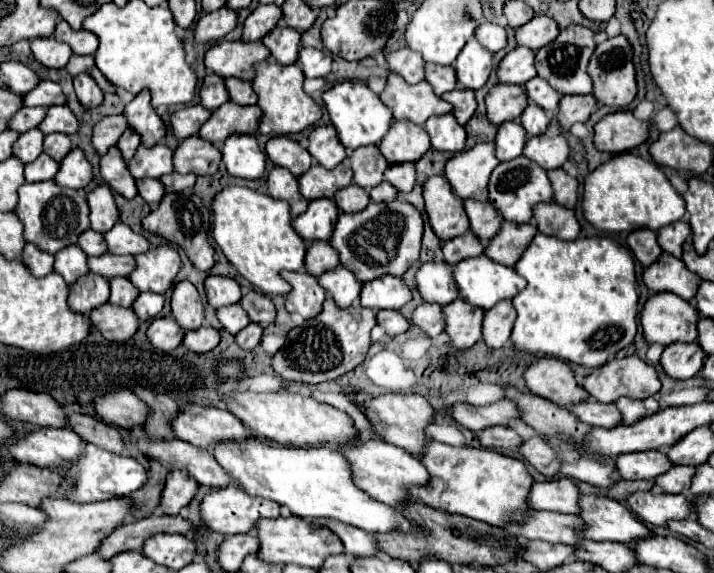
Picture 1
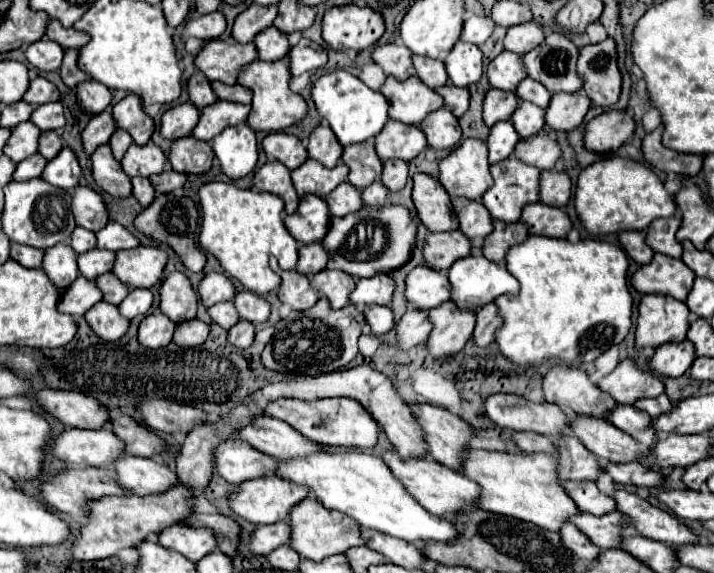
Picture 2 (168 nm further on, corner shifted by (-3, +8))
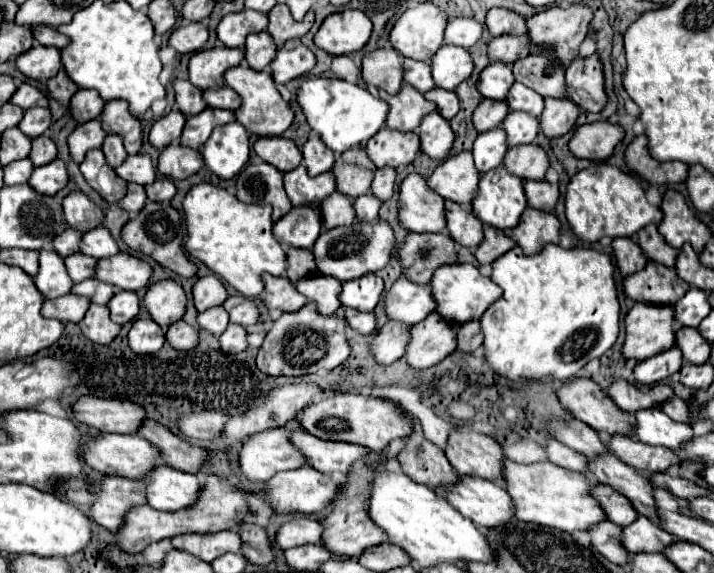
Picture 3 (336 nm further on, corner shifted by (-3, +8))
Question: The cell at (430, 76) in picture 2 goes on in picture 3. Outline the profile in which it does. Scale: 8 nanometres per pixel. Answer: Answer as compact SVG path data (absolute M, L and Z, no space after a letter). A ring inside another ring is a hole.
M405 58L403 60L403 66L405 66L403 80L407 84L415 86L419 92L427 92L427 90L435 88L435 80L431 76L431 66L427 62L419 62L419 60Z

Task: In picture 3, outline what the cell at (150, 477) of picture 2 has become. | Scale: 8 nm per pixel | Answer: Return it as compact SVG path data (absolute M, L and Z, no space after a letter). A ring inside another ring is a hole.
M165 464L155 466L141 480L147 486L147 504L165 512L175 512L195 504L201 490L195 474L181 472Z

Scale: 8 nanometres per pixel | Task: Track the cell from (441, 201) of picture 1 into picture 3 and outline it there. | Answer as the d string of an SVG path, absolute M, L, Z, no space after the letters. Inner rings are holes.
M409 174L399 190L399 222L409 232L443 232L445 200L427 188L427 180Z

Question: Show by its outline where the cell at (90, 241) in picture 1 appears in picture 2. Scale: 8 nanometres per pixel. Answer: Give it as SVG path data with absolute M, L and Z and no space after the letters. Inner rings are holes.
M81 226L75 228L75 232L71 234L71 240L69 240L69 246L81 254L81 252L87 252L91 248L95 248L95 234L91 230L85 230Z

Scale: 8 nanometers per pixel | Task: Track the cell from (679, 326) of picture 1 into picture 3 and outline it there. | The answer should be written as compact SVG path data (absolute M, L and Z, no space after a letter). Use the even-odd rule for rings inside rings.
M635 302L625 316L625 328L625 358L645 360L675 344L675 310L673 306Z

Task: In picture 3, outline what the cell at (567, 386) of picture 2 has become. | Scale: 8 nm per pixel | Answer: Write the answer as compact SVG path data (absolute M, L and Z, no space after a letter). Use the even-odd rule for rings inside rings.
M573 378L571 382L561 384L557 388L557 398L565 410L597 432L613 436L627 434L627 428L631 428L631 414L615 406L599 384L589 378Z

